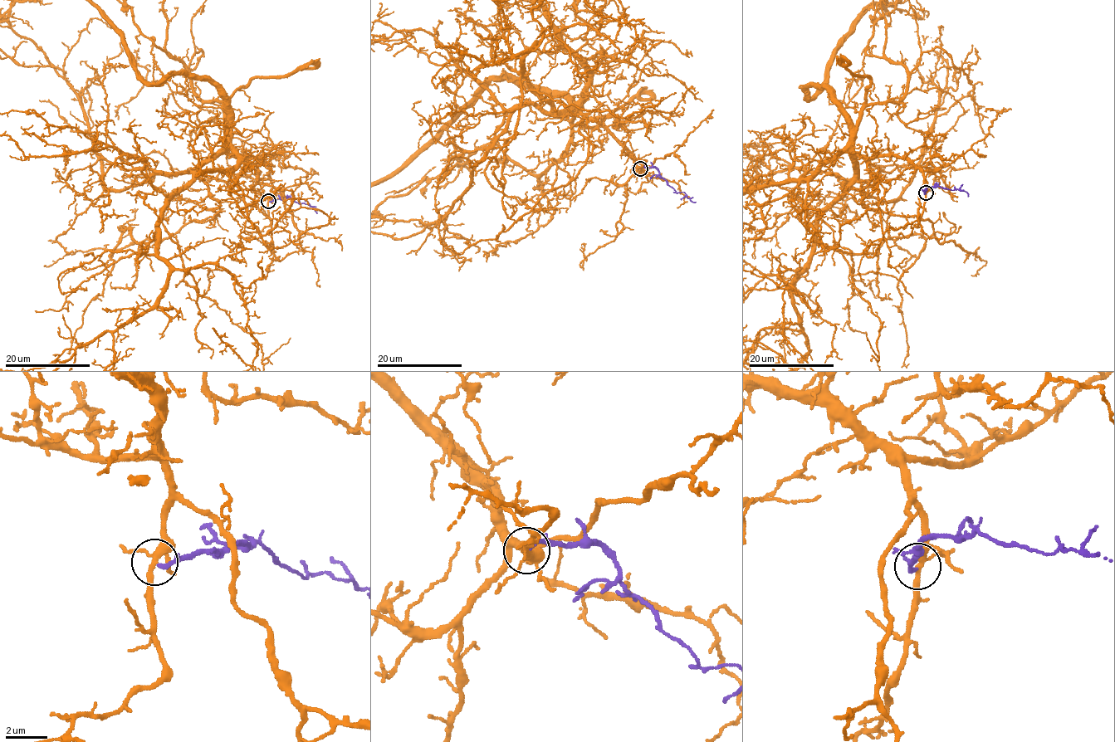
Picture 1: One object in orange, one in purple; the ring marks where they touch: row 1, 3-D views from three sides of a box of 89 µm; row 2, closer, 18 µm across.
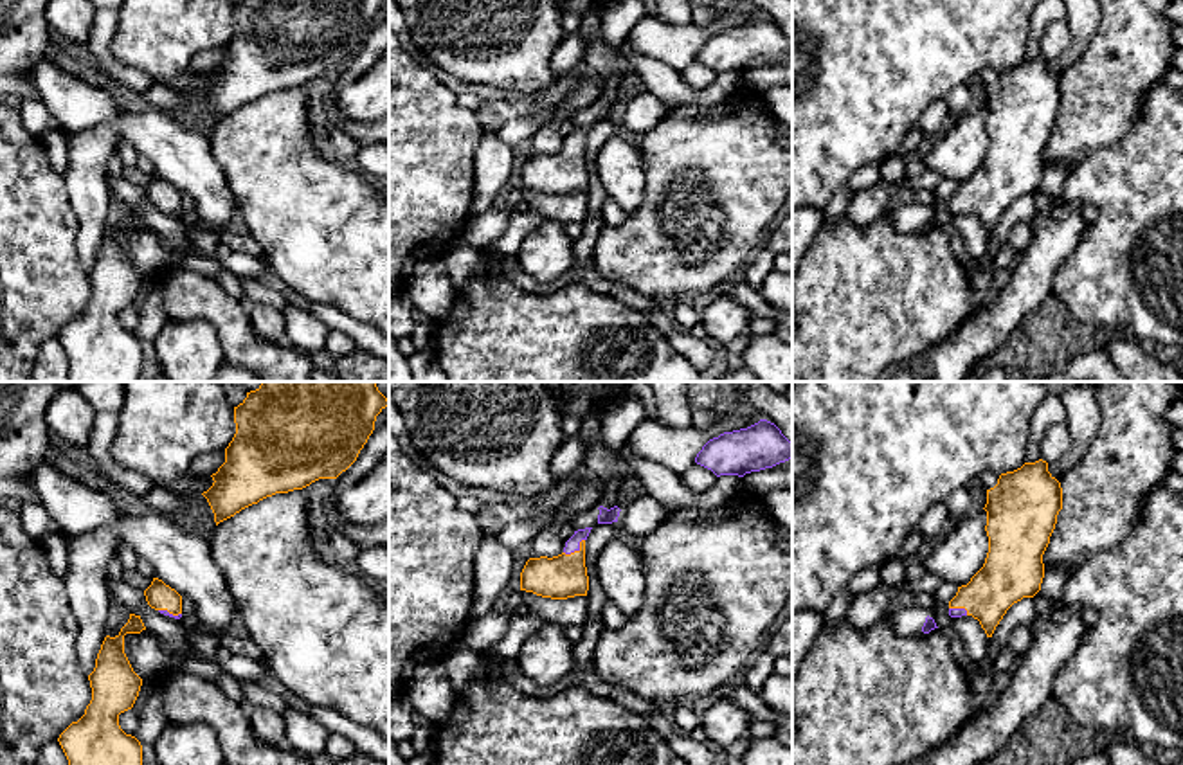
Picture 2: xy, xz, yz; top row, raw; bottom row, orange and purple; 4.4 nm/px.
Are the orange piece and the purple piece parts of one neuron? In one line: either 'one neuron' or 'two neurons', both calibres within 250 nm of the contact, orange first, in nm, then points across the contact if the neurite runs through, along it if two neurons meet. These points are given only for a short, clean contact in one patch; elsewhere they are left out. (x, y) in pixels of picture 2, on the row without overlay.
one neuron; calibres 200 and 60 nm; way xz (562, 173), (575, 148), (573, 141)

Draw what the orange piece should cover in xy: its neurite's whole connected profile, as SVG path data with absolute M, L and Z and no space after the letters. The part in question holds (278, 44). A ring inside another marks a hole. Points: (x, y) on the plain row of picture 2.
M239 0L236 31L225 59L212 70L207 95L216 122L275 90L303 86L319 76L337 76L358 54L375 27L376 13L389 0Z

